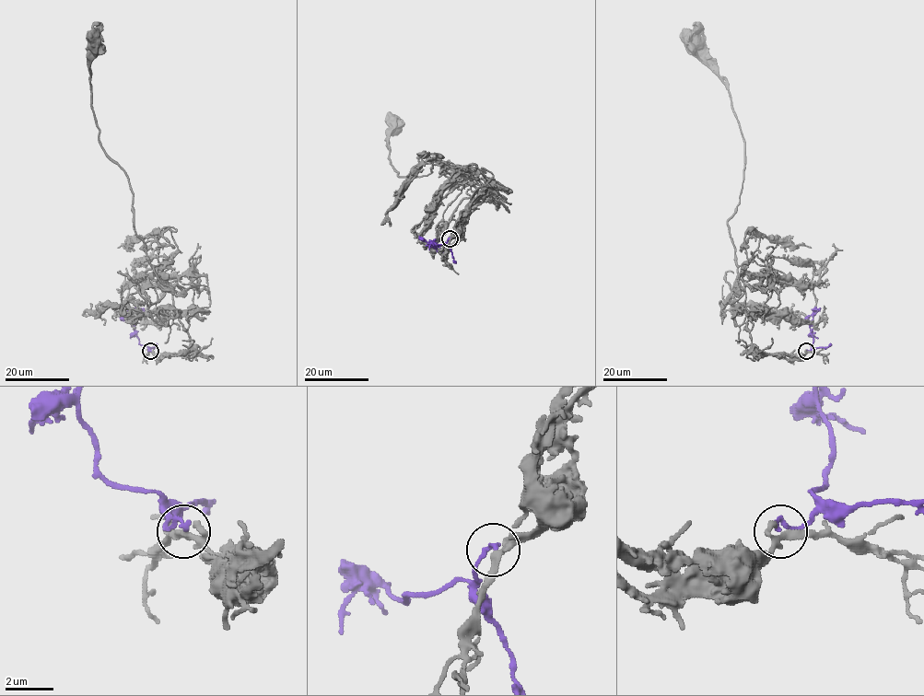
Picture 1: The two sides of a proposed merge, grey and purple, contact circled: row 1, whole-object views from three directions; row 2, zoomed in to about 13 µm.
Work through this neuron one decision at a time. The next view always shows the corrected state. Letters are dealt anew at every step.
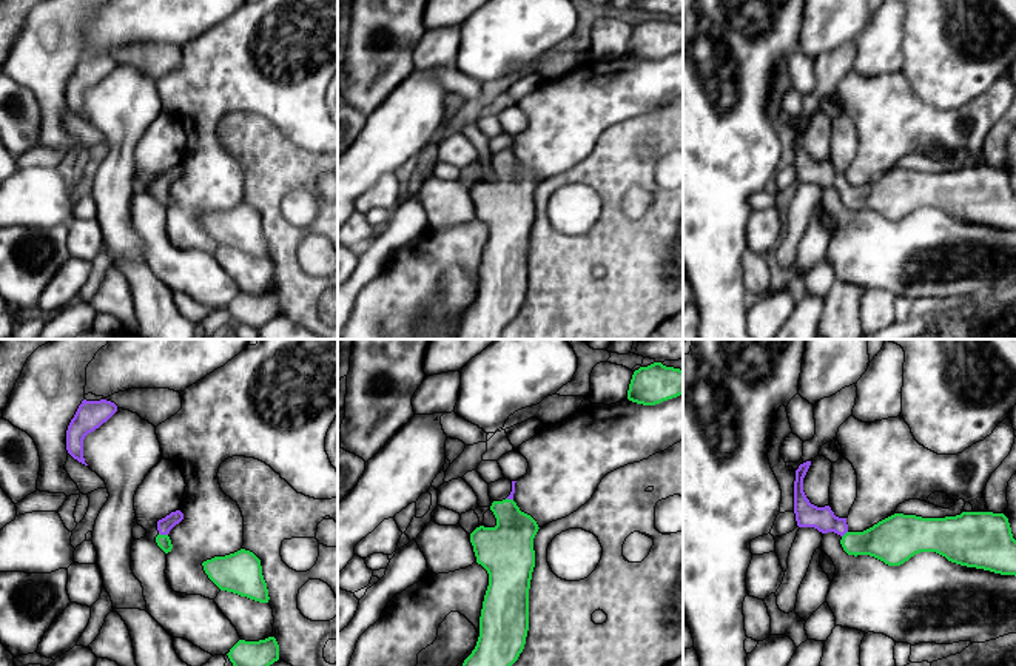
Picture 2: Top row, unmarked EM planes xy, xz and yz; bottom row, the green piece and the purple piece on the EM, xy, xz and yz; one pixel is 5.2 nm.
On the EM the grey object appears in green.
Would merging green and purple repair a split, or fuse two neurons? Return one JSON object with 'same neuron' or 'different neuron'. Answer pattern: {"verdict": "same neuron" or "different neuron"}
{"verdict": "same neuron"}

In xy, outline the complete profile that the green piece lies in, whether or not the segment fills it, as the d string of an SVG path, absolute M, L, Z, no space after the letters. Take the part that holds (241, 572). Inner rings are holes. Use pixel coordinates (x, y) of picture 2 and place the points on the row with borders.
M241 549L225 557L202 563L208 578L227 592L268 603L268 589L262 575L261 560L250 550Z

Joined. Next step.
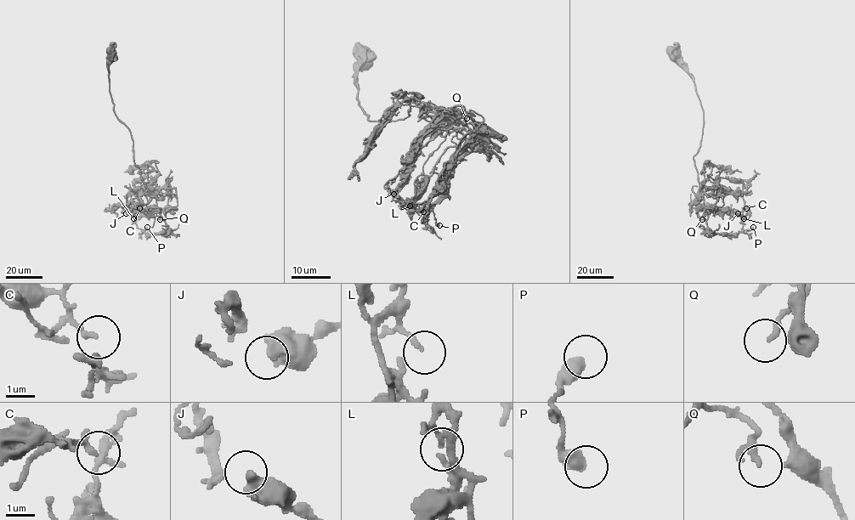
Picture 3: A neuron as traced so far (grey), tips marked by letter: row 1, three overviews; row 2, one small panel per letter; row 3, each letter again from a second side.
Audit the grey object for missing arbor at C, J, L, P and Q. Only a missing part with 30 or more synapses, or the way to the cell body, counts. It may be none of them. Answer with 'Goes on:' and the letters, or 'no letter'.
Goes on: J, Q

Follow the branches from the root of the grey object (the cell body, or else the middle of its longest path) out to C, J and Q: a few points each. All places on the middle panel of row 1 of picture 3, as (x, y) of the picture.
C: (362, 52), (357, 99), (369, 121), (403, 120), (410, 100), (444, 121), (413, 202), (401, 205), (423, 211)
J: (362, 52), (357, 99), (369, 121), (403, 120), (410, 100), (448, 129), (413, 202), (402, 208), (393, 194)
Q: (362, 52), (357, 99), (369, 121), (403, 120), (410, 100), (467, 118)

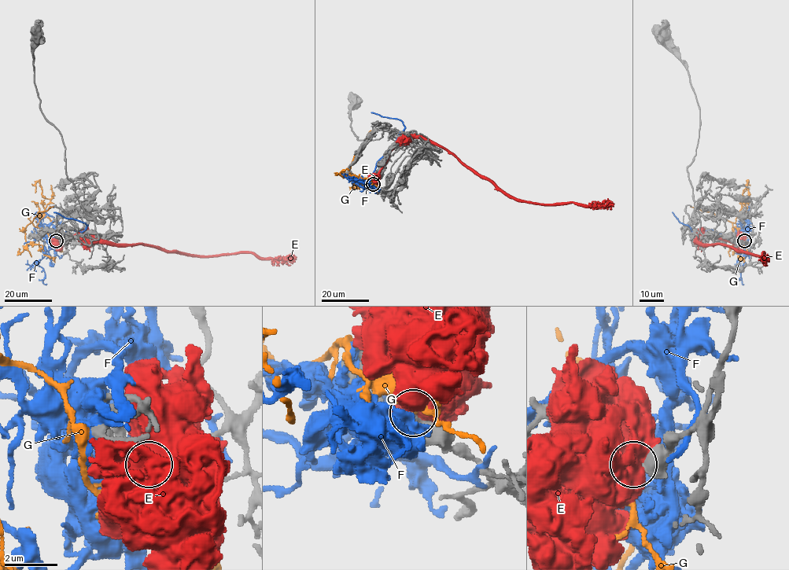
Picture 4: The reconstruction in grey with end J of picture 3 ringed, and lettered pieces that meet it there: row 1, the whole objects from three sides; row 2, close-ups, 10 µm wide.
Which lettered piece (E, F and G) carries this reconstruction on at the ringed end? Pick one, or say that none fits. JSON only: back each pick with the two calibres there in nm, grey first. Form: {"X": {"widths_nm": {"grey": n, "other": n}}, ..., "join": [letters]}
{"G": {"widths_nm": {"grey": 380, "other": 440}}, "join": ["G"]}

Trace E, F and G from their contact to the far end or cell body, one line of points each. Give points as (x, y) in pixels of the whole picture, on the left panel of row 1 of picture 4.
E: (57, 240), (64, 240), (79, 233), (88, 243)
F: (56, 241), (50, 238), (52, 237), (62, 235), (69, 230), (82, 232), (87, 226), (53, 212)
G: (56, 240), (51, 243), (49, 236), (38, 226), (50, 200), (42, 194), (42, 189), (38, 182), (35, 193)

